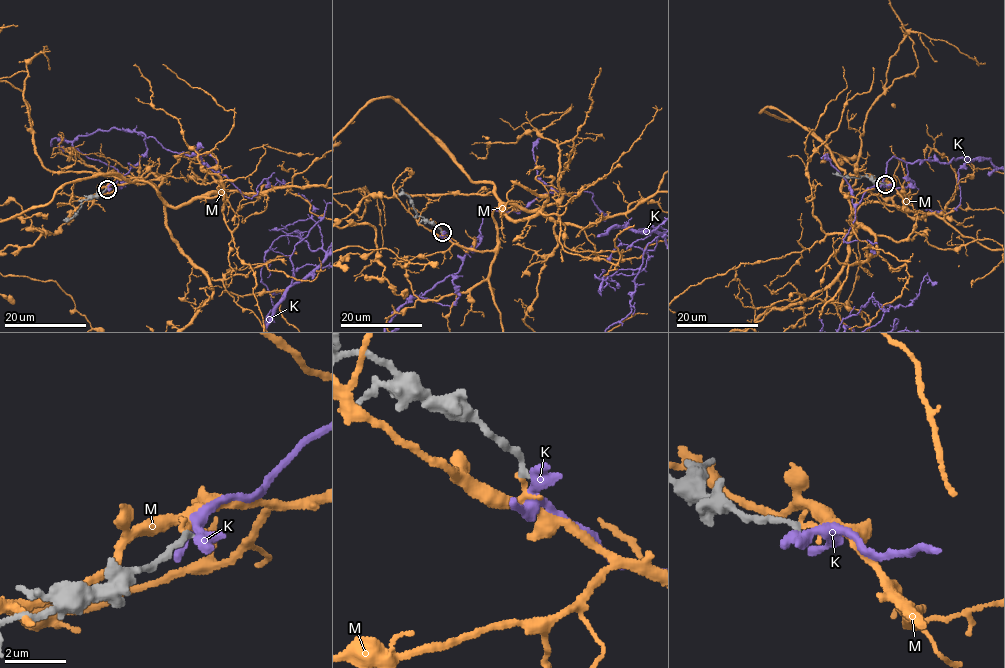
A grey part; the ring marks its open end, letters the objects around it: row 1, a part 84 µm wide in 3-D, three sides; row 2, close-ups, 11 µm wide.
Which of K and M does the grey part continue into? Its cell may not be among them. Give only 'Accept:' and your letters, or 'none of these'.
Accept: K

